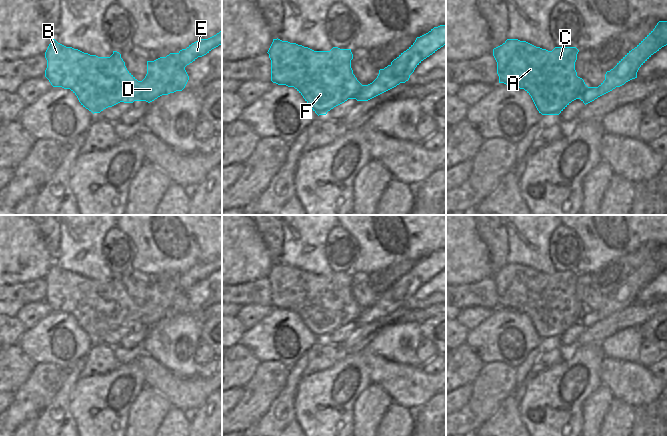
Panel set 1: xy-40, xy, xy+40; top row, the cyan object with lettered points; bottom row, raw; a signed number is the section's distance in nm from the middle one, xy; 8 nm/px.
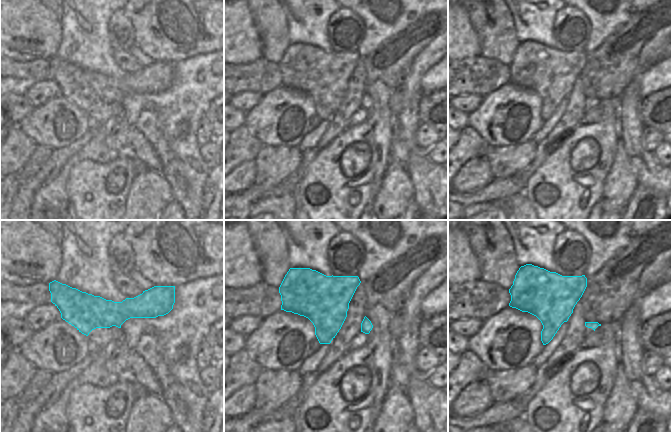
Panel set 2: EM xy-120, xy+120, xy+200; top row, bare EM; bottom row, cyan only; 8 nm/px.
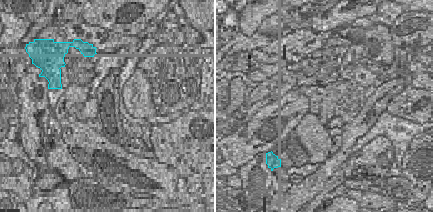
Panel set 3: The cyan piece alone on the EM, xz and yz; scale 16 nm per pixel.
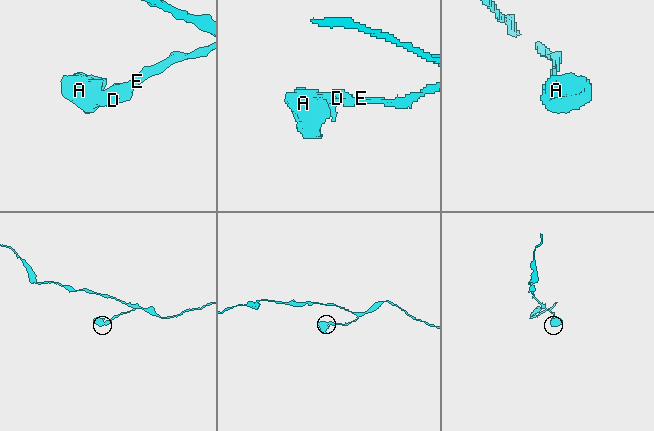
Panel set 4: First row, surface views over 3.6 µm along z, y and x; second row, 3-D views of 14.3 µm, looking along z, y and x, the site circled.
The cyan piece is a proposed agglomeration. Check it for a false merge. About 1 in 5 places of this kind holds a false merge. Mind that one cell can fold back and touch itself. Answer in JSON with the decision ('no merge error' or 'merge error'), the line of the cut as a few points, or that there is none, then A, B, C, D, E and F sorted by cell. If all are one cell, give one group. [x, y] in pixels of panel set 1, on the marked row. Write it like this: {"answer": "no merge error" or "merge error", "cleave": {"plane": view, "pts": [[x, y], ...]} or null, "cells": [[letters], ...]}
{"answer": "no merge error", "cleave": null, "cells": [["A", "B", "C", "D", "E", "F"]]}

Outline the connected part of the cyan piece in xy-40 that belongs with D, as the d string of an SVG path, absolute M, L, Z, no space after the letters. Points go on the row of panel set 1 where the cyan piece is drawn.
M222 31L208 39L200 39L178 53L170 53L166 57L147 61L147 74L142 81L138 81L127 70L121 54L117 51L113 51L110 57L98 57L66 47L53 39L45 52L47 60L45 77L53 87L70 89L81 105L93 114L100 113L120 102L146 101L150 103L162 95L182 91L189 80L185 67L221 44Z

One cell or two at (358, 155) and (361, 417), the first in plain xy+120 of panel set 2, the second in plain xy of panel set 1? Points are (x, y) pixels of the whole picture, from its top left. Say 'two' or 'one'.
two

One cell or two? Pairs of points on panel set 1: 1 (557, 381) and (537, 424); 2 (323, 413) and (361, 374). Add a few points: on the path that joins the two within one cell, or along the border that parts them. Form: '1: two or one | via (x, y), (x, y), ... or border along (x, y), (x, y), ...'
1: one | via (557, 393), (549, 416)
2: one | via (329, 403), (351, 381)

